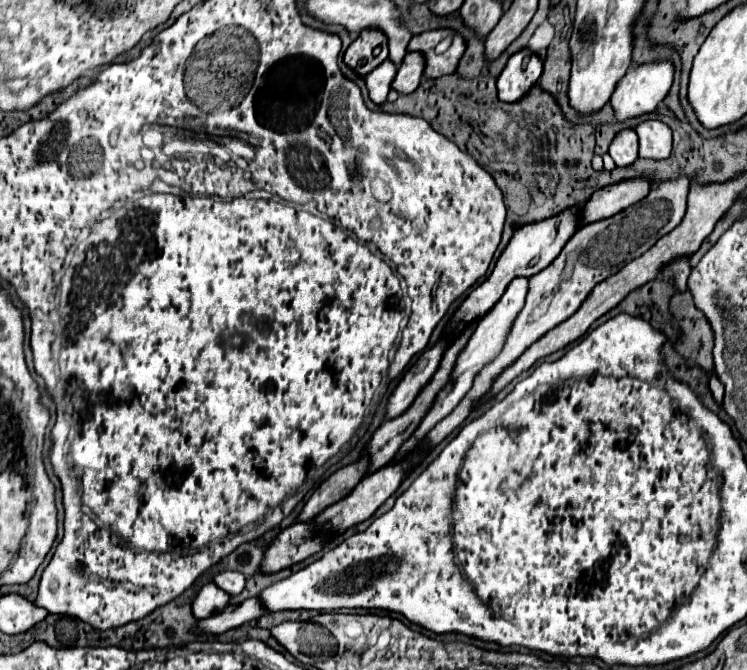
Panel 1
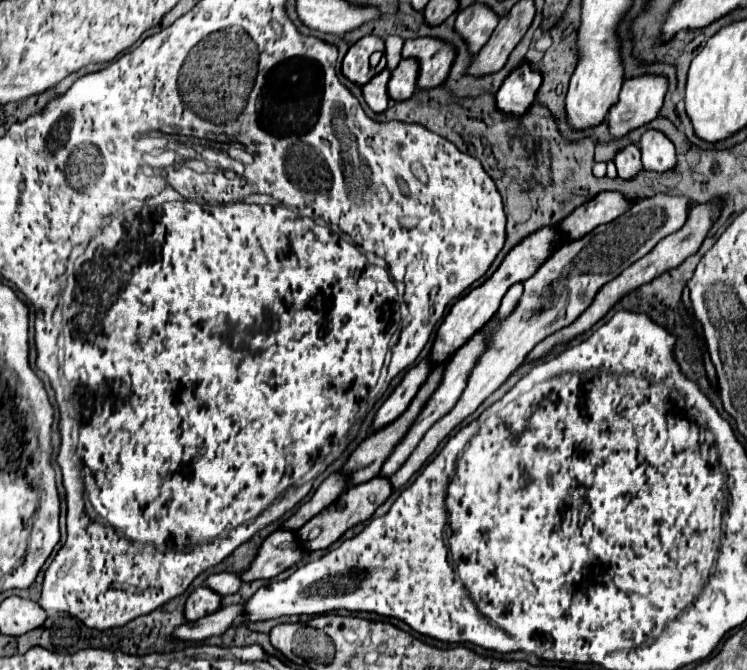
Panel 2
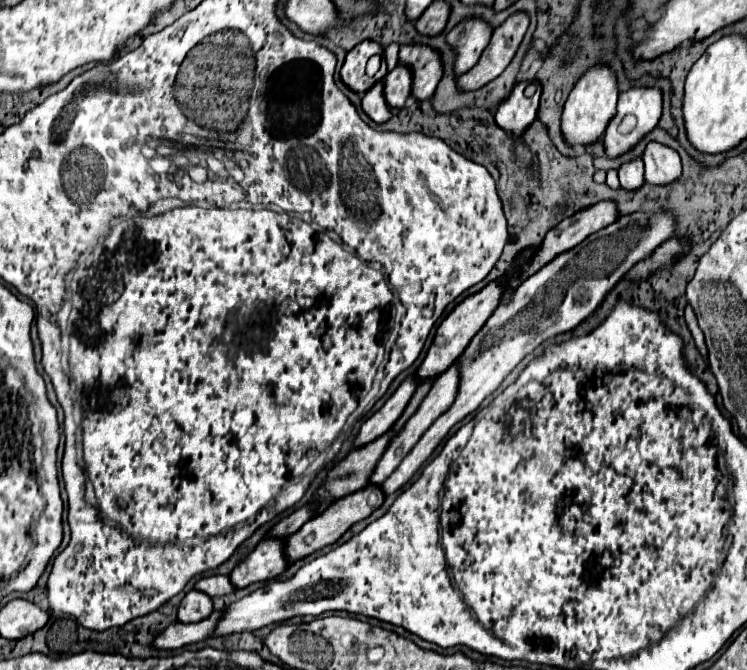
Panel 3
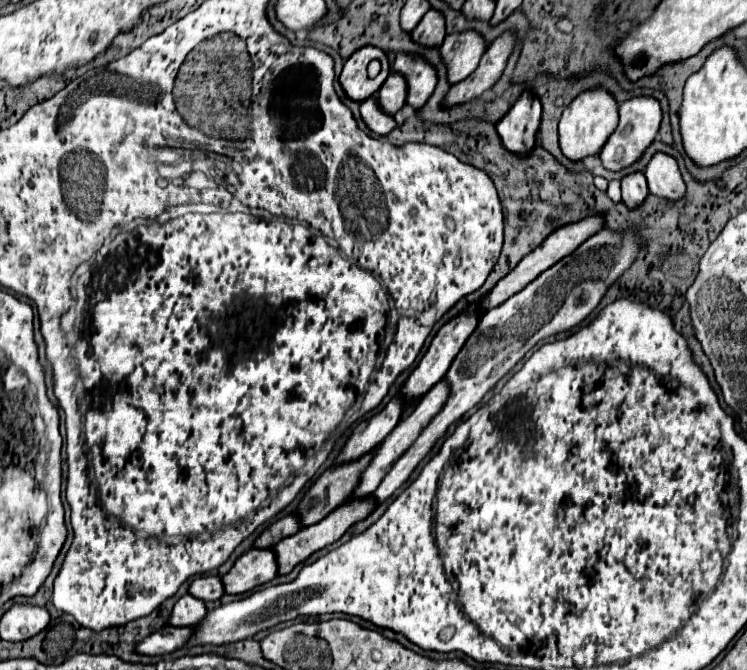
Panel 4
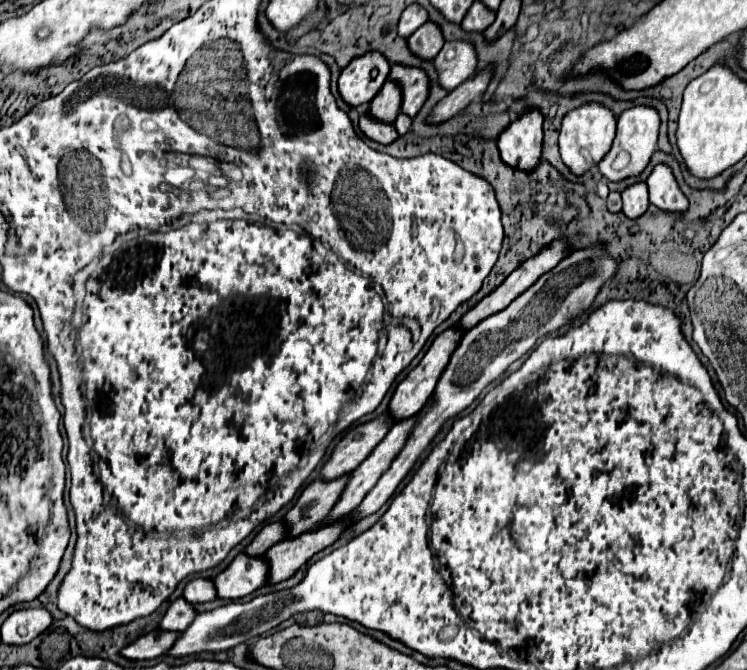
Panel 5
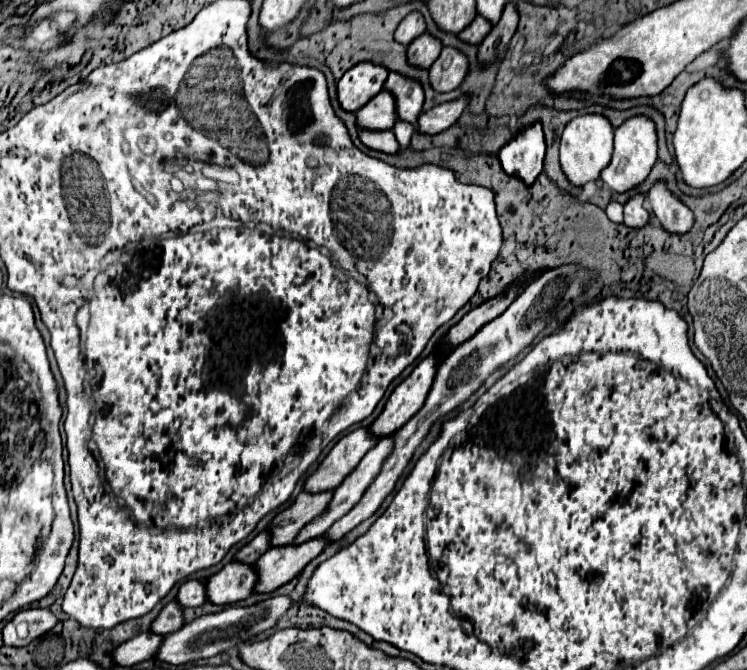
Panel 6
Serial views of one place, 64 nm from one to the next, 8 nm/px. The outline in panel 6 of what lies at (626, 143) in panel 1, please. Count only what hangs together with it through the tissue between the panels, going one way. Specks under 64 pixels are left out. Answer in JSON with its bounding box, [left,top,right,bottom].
[624,192,648,228]

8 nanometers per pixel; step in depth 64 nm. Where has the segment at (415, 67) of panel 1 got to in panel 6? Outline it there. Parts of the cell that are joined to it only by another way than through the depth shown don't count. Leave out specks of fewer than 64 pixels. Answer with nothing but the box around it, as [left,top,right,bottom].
[358,90,396,128]

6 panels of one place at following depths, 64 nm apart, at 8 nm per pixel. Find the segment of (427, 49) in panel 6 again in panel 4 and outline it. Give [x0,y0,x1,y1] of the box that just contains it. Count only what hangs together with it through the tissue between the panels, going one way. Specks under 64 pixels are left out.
[412,8,446,46]

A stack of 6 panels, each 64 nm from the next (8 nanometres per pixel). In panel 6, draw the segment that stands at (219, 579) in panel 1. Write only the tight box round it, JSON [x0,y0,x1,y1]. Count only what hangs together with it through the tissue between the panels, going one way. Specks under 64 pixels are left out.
[176,580,208,606]

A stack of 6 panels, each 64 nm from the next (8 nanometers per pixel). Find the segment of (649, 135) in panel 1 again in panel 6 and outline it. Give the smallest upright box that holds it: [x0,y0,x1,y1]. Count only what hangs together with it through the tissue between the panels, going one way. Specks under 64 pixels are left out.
[648,180,694,234]

